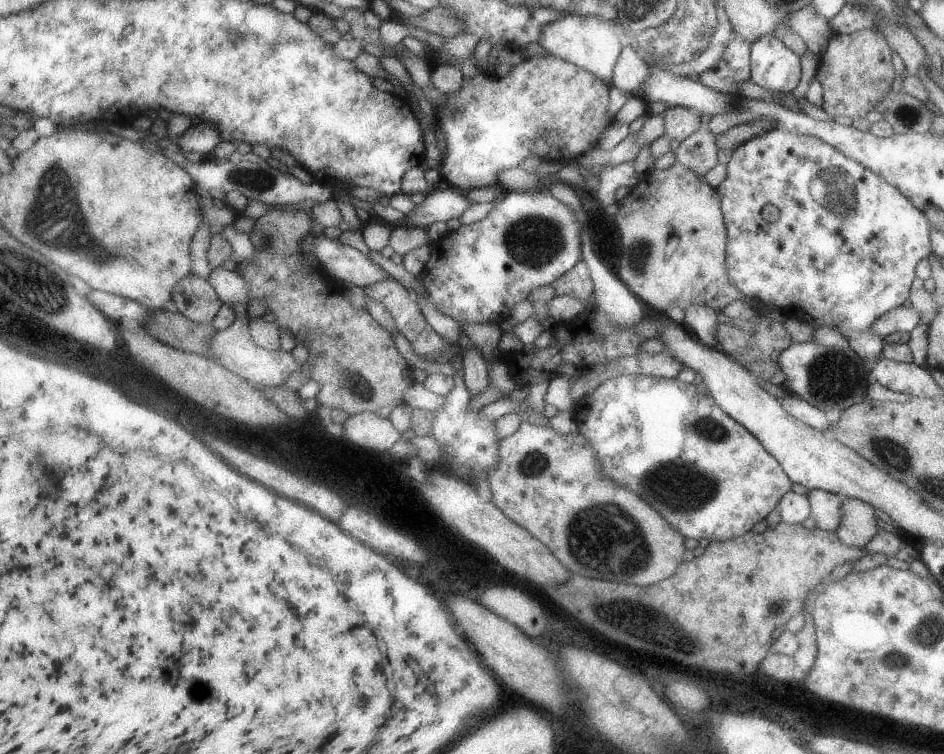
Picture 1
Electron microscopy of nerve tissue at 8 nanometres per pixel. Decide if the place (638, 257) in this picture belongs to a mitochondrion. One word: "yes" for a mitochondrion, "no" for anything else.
yes

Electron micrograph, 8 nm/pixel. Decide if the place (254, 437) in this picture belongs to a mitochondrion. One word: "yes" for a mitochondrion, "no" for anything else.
no

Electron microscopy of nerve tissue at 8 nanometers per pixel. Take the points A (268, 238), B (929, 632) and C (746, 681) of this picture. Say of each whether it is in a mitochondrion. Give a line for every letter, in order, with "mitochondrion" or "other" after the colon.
A: mitochondrion
B: mitochondrion
C: other

